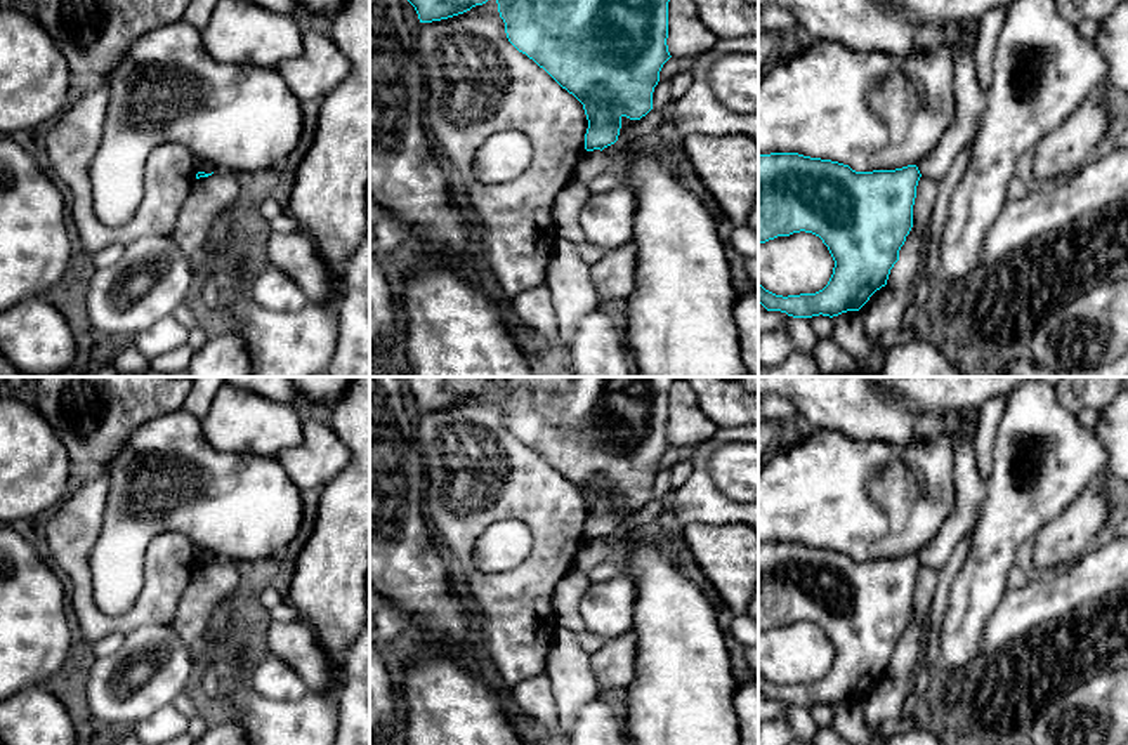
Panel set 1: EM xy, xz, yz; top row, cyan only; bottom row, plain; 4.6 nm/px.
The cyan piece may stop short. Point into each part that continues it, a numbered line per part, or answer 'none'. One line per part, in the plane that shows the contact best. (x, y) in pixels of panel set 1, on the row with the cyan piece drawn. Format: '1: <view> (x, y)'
none

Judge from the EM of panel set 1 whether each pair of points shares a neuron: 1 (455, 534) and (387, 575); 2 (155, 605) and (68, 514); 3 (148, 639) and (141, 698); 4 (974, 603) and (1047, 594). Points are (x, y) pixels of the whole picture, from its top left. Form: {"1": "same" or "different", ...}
{"1": "different", "2": "same", "3": "same", "4": "different"}

